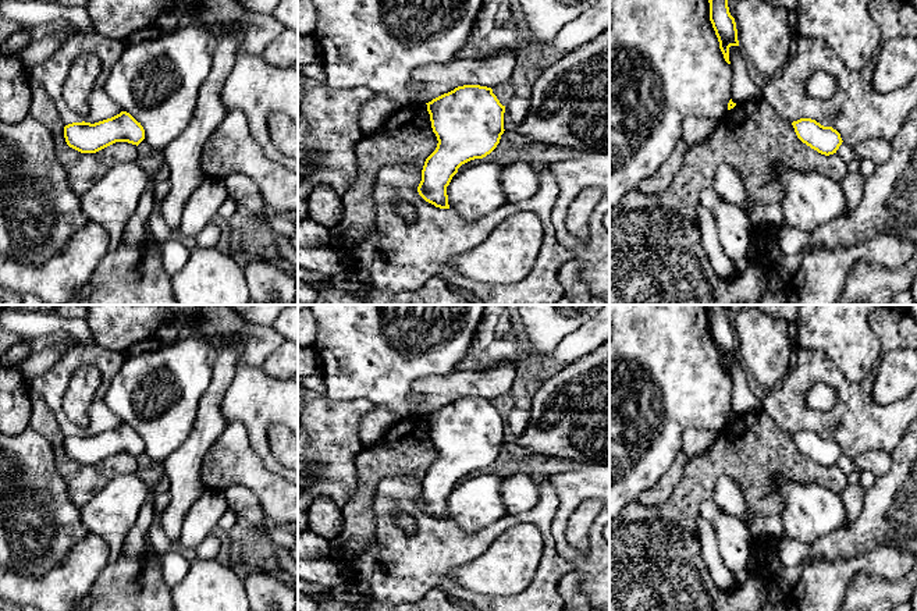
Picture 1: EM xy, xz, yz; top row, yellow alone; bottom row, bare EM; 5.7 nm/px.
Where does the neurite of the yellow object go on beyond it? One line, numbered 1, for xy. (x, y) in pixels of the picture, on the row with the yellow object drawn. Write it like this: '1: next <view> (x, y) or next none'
1: next none

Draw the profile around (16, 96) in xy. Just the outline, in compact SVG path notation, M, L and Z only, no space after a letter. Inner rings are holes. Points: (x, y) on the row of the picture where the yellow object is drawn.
M19 53L0 56L0 120L17 124L29 116L31 72L19 61Z

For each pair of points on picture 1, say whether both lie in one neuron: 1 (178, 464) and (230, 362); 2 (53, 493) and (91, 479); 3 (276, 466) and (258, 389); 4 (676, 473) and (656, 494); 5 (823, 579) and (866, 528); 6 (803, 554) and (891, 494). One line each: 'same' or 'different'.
1: same
2: different
3: same
4: same
5: different
6: same

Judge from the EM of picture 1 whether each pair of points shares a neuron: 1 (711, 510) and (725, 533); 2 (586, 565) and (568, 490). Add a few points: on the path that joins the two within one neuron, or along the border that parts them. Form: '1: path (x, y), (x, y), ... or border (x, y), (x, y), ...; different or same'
1: path (715, 515), (725, 528); same
2: path (567, 549), (561, 543), (561, 517), (565, 510); same

